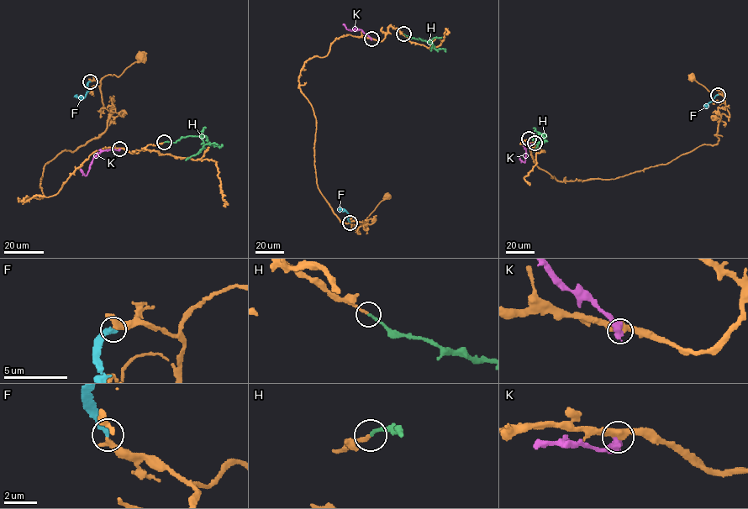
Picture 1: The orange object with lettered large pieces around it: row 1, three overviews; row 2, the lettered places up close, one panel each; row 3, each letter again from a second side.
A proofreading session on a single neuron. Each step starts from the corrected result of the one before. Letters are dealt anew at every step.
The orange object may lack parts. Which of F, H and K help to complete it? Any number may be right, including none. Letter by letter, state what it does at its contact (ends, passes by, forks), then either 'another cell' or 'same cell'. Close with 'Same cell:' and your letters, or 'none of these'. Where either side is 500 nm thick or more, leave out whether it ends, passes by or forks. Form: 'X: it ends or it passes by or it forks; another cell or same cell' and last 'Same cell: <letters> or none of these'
F: it ends; another cell
H: it ends; same cell
K: another cell
Same cell: H

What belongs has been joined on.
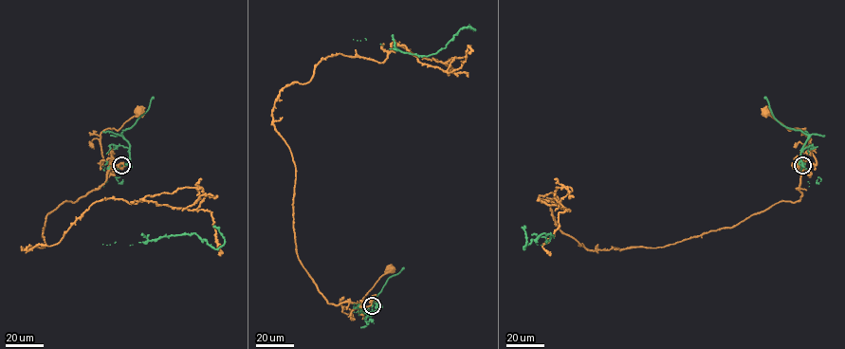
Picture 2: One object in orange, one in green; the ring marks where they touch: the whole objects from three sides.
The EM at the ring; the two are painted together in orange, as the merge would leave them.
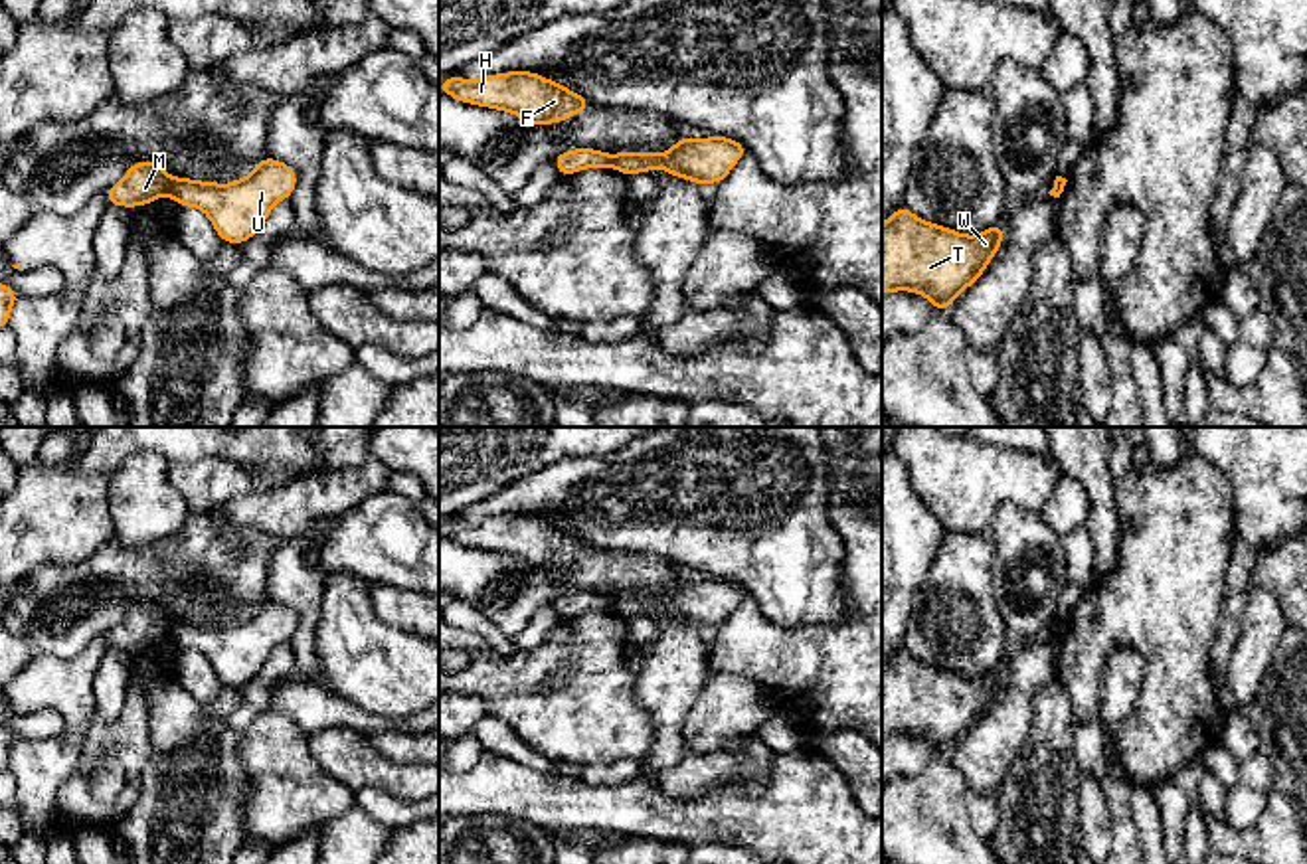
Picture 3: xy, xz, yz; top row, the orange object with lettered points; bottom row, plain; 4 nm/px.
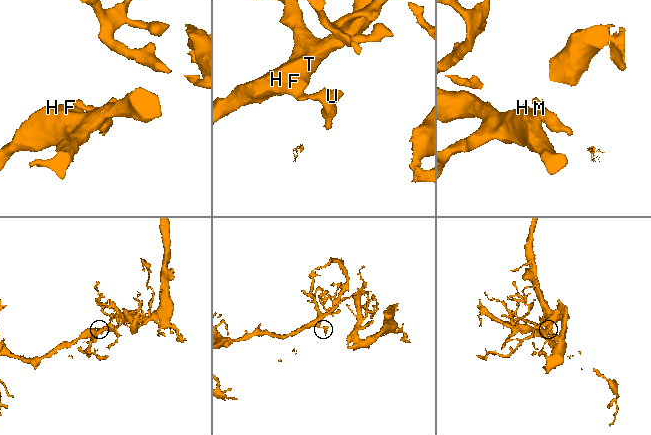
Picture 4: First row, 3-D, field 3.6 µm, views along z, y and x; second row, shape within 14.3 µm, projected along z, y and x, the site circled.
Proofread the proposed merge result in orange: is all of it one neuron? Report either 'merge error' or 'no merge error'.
merge error

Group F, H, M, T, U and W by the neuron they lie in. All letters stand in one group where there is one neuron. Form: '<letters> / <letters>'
F H M T W / U

